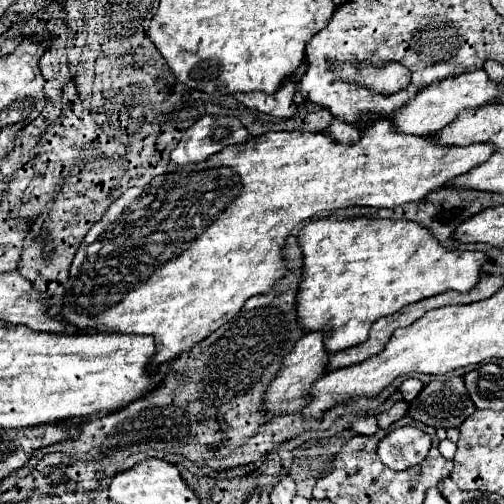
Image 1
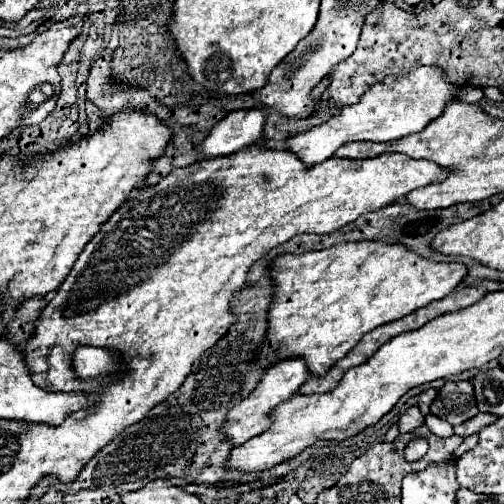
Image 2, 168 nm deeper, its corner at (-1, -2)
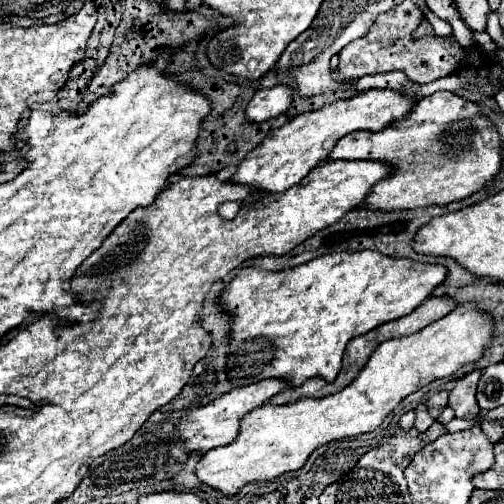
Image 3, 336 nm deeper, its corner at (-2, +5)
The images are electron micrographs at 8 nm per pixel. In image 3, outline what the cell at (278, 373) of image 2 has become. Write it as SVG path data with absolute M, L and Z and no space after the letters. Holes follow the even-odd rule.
M261 380L243 388L233 388L231 392L225 392L223 396L219 396L217 400L213 400L211 404L183 416L177 424L177 432L179 432L179 440L185 444L185 452L193 454L193 452L207 452L211 448L219 448L219 446L227 446L229 442L235 440L235 436L239 434L239 420L249 414L251 410L255 410L257 406L261 406L263 402L267 402L271 396L283 392L287 388L287 382L283 380Z

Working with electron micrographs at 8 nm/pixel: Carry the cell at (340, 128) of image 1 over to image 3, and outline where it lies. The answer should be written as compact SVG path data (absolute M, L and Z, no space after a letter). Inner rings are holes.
M435 92L425 96L411 108L411 116L379 130L357 130L343 136L327 160L377 160L387 162L391 166L391 174L385 180L379 180L369 196L365 198L363 206L369 210L409 210L419 206L433 206L433 204L449 204L455 200L463 200L473 192L481 190L501 168L501 140L497 128L491 124L489 118L477 116L477 104L459 98L453 92Z

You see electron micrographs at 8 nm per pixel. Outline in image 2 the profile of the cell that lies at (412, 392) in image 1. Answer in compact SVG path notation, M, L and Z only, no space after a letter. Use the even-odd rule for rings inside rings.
M426 389L426 391L422 391L422 393L418 395L418 409L420 409L424 415L428 415L428 409L430 409L430 403L432 403L434 397L436 397L436 391L434 391L434 389Z

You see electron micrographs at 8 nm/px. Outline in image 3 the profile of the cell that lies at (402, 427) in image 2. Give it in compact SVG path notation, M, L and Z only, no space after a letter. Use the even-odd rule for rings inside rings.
M421 404L421 406L417 406L417 420L415 420L415 428L419 430L419 432L425 432L435 420L431 418L431 414L427 412L427 406L425 404Z

